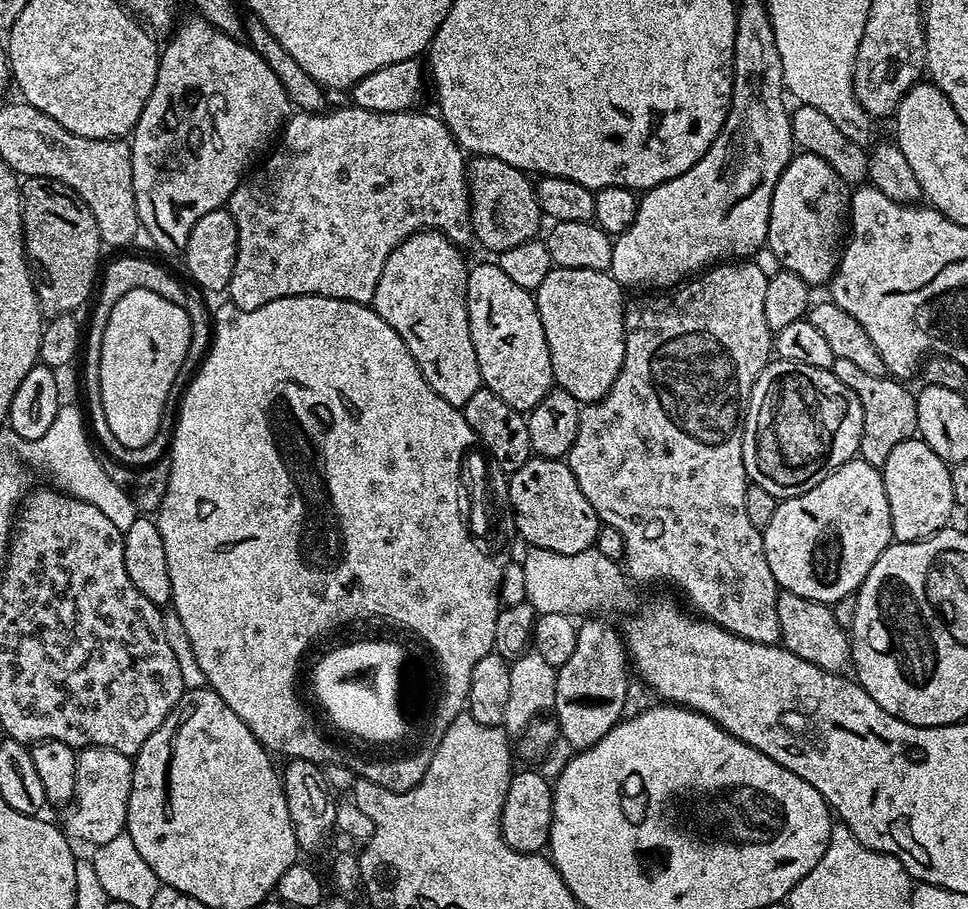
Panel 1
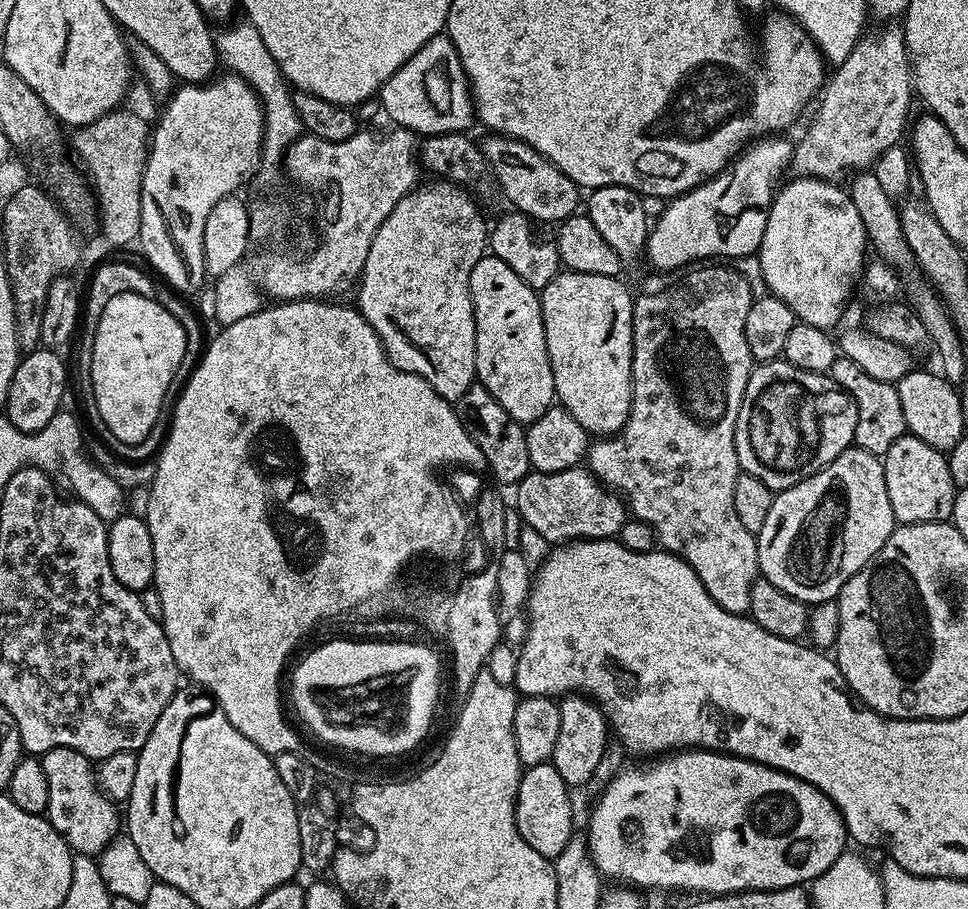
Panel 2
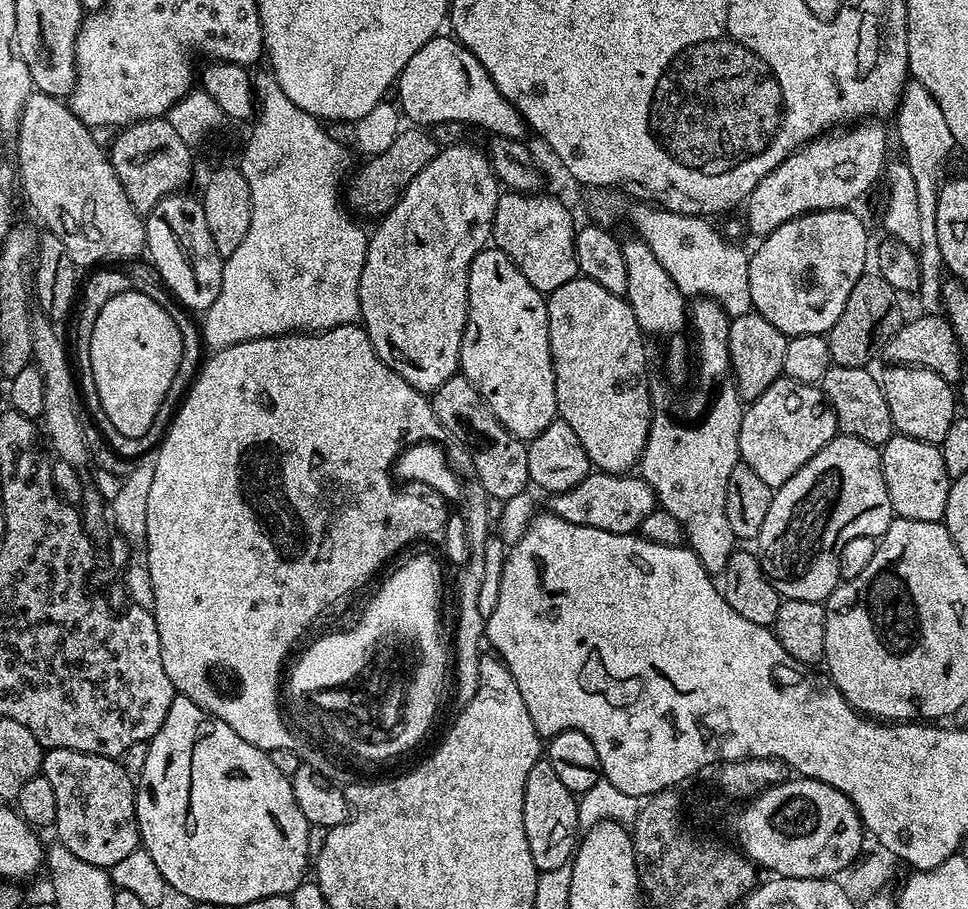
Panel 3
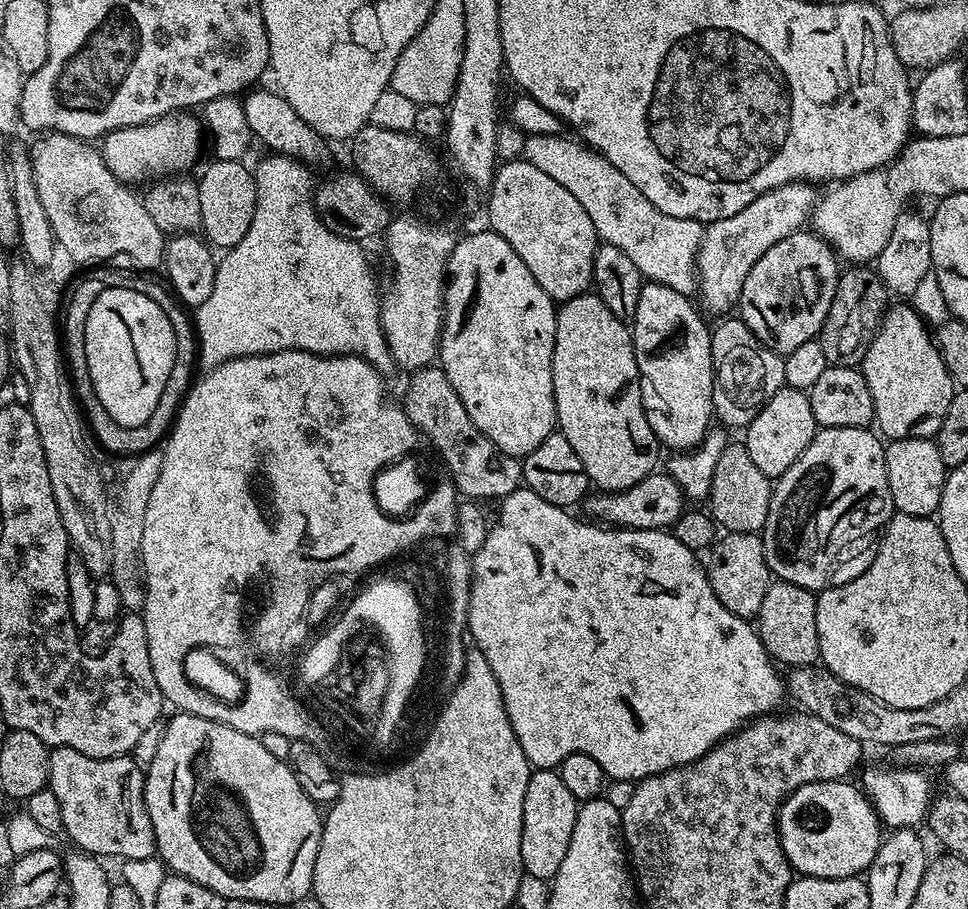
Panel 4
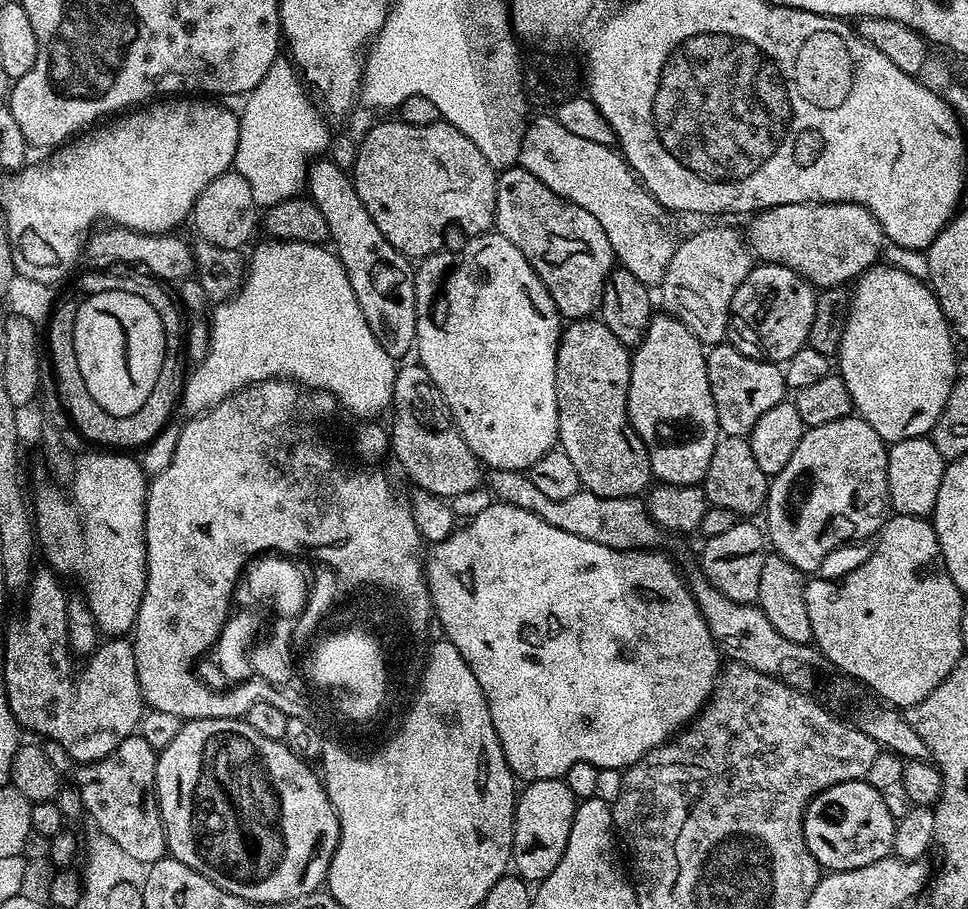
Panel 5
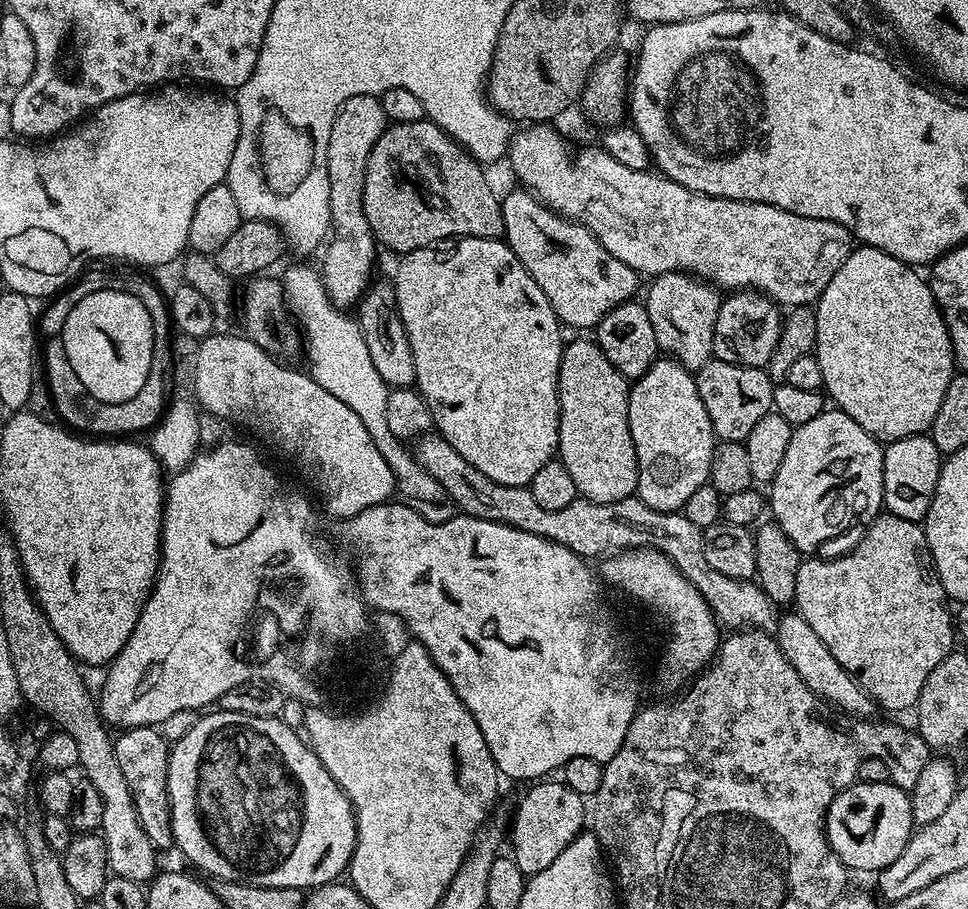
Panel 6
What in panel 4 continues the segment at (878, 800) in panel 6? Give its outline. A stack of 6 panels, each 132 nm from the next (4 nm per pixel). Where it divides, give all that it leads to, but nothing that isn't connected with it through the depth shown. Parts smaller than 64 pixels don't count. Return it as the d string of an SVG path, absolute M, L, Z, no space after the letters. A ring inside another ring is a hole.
M823 780L794 790L780 805L780 841L788 863L800 876L841 880L867 873L882 839L882 821L872 801L844 780Z

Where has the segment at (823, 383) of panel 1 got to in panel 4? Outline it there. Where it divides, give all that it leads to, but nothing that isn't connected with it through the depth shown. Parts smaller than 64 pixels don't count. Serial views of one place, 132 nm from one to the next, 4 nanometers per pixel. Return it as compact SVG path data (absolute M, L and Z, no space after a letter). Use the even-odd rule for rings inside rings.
M783 387L762 406L758 418L750 422L743 433L742 443L744 449L750 454L750 458L758 465L758 470L770 478L779 478L810 446L814 434L818 430L814 410L810 410L810 398L807 392L800 392L796 388Z

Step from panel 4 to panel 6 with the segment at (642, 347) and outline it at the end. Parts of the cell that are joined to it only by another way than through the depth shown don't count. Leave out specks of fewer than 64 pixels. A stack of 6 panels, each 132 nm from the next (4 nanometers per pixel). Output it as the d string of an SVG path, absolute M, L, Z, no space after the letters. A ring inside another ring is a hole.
M658 358L650 366L650 370L646 370L646 374L639 376L631 387L629 387L628 417L630 418L630 438L634 438L634 450L638 458L636 495L640 497L642 502L646 502L646 506L650 506L650 510L658 510L659 512L681 511L684 503L690 498L690 494L694 494L694 490L698 490L698 486L709 483L710 462L712 461L712 455L718 443L714 430L712 429L712 423L710 422L710 414L706 414L706 406L702 406L702 398L698 398L698 386L696 385L695 375L674 359Z

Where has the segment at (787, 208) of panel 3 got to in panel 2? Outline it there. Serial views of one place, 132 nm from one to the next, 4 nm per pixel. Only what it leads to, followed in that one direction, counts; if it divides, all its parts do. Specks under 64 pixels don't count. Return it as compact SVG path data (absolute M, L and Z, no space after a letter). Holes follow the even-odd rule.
M880 26L877 32L869 31L867 34L861 35L859 42L854 46L854 50L850 50L850 54L841 64L835 65L834 71L836 72L827 77L826 83L822 89L822 95L819 97L820 105L816 108L816 117L812 120L812 125L808 128L808 133L799 141L795 141L792 158L790 161L791 167L796 167L795 175L801 176L815 176L817 180L831 180L835 181L836 176L840 176L843 172L847 174L855 174L861 170L868 170L876 163L876 159L881 156L886 150L897 147L901 143L900 135L905 135L906 129L910 124L910 116L908 120L908 107L911 106L912 100L914 101L914 81L912 79L912 64L908 60L908 47L904 41L903 27L896 26L896 28L888 28L892 26Z

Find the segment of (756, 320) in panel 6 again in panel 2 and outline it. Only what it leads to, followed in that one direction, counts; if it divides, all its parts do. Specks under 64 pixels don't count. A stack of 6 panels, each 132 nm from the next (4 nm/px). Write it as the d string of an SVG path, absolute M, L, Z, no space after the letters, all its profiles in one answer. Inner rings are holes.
M815 176L792 178L792 181L790 181L785 188L783 185L772 197L772 209L766 218L766 234L762 234L762 242L760 243L760 251L758 253L761 272L765 278L767 291L773 296L782 298L782 302L786 302L786 306L790 306L790 310L794 310L794 314L799 323L818 326L819 328L827 328L829 330L835 329L835 324L839 322L840 315L843 314L844 307L847 306L848 299L852 296L852 287L858 284L858 281L861 279L862 273L866 267L864 247L868 248L870 244L866 230L862 226L862 214L858 214L852 197L848 195L843 187L839 188L838 185L839 183L831 180L817 180Z

